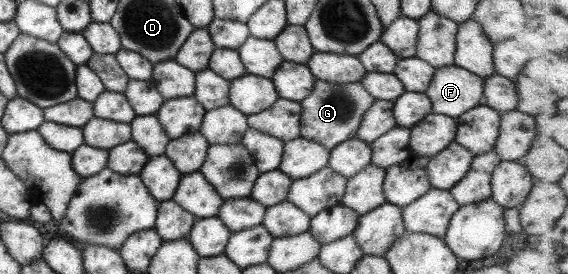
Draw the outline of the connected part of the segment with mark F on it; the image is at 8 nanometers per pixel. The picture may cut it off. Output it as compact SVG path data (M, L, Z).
M454 64L435 68L430 85L426 88L426 97L431 103L431 112L446 117L457 118L461 113L468 111L482 103L484 79L456 67Z

